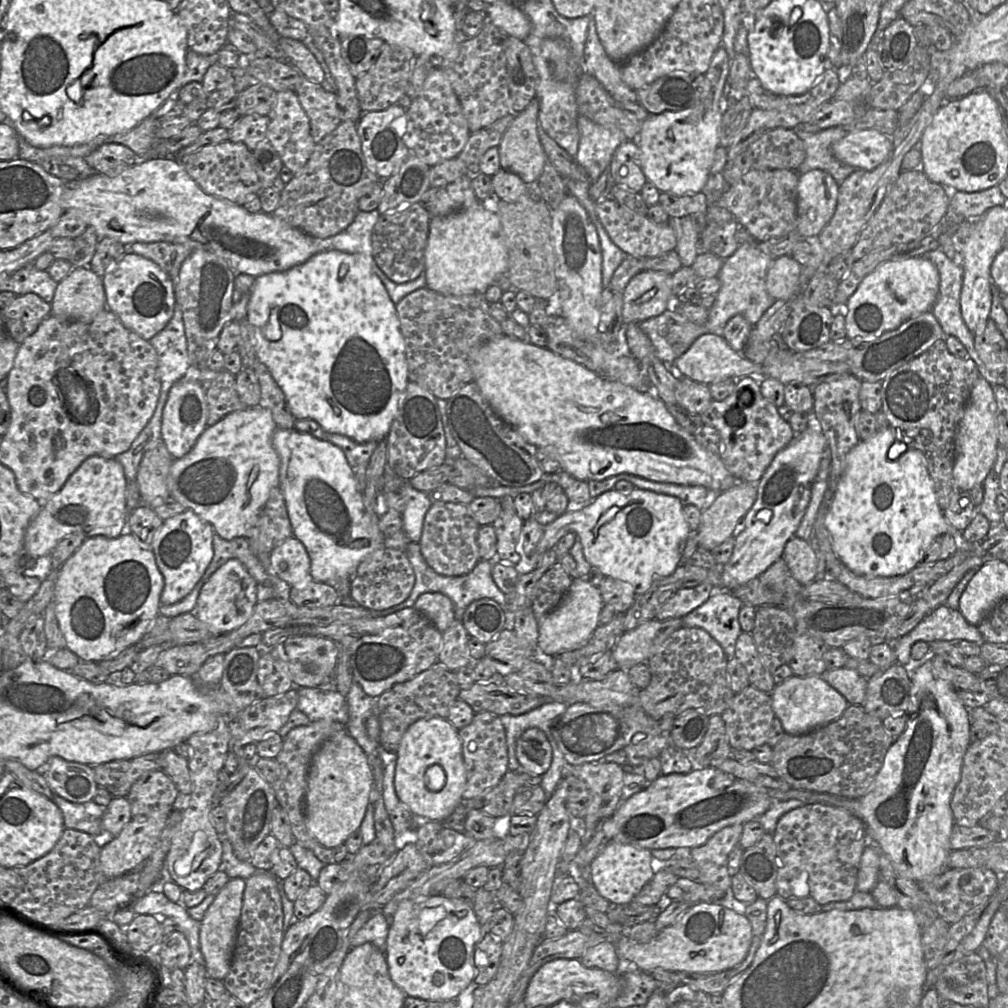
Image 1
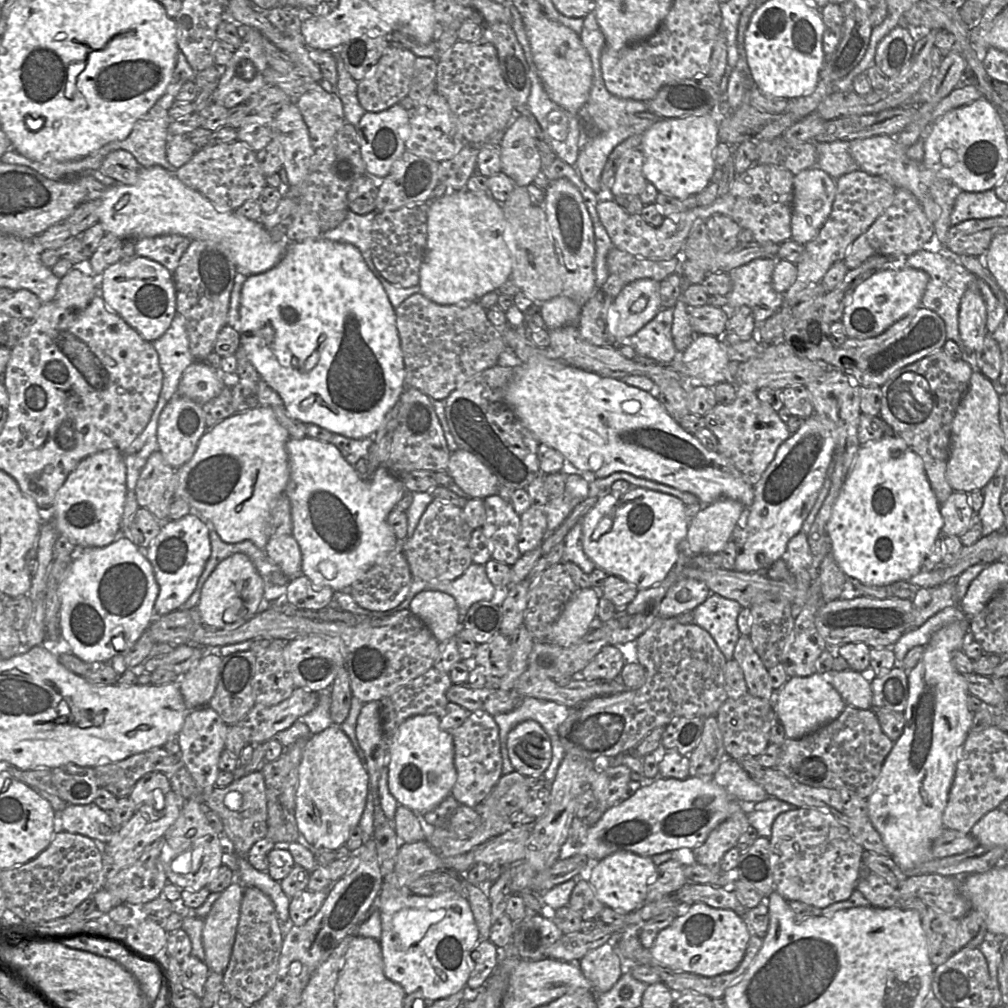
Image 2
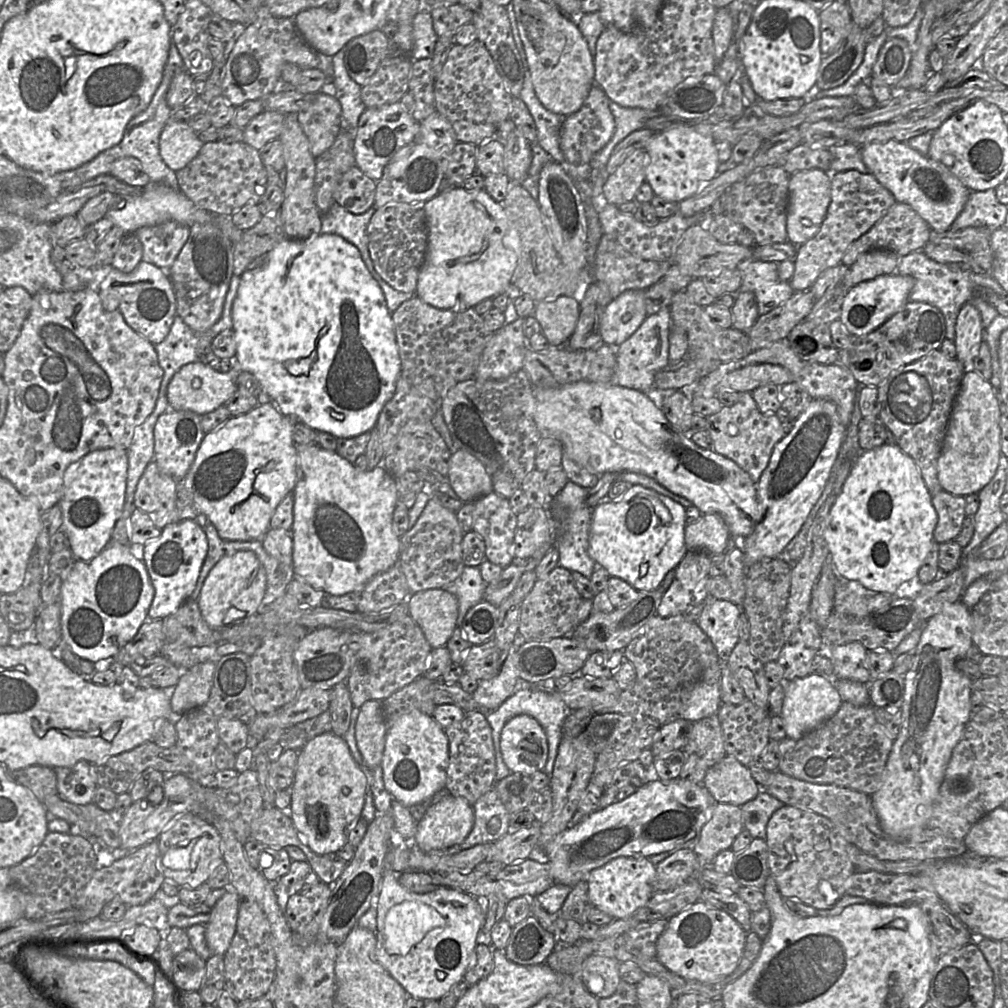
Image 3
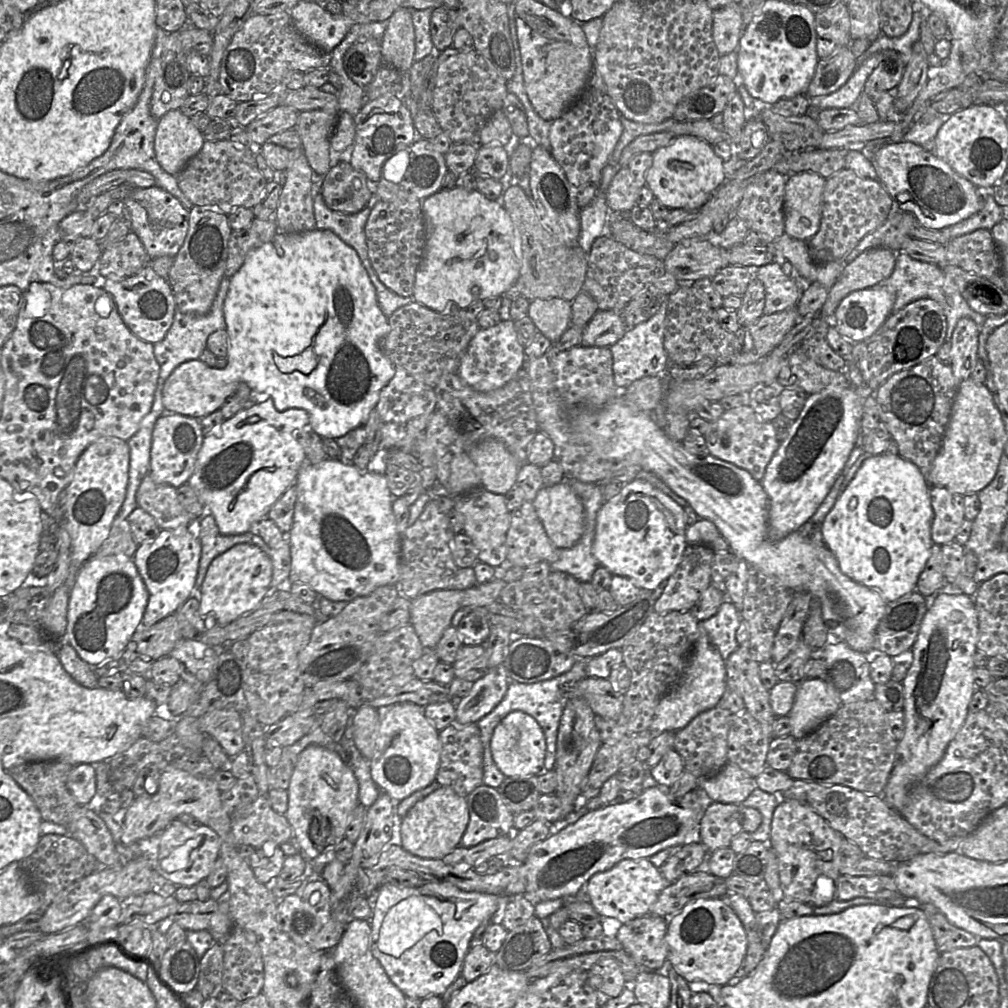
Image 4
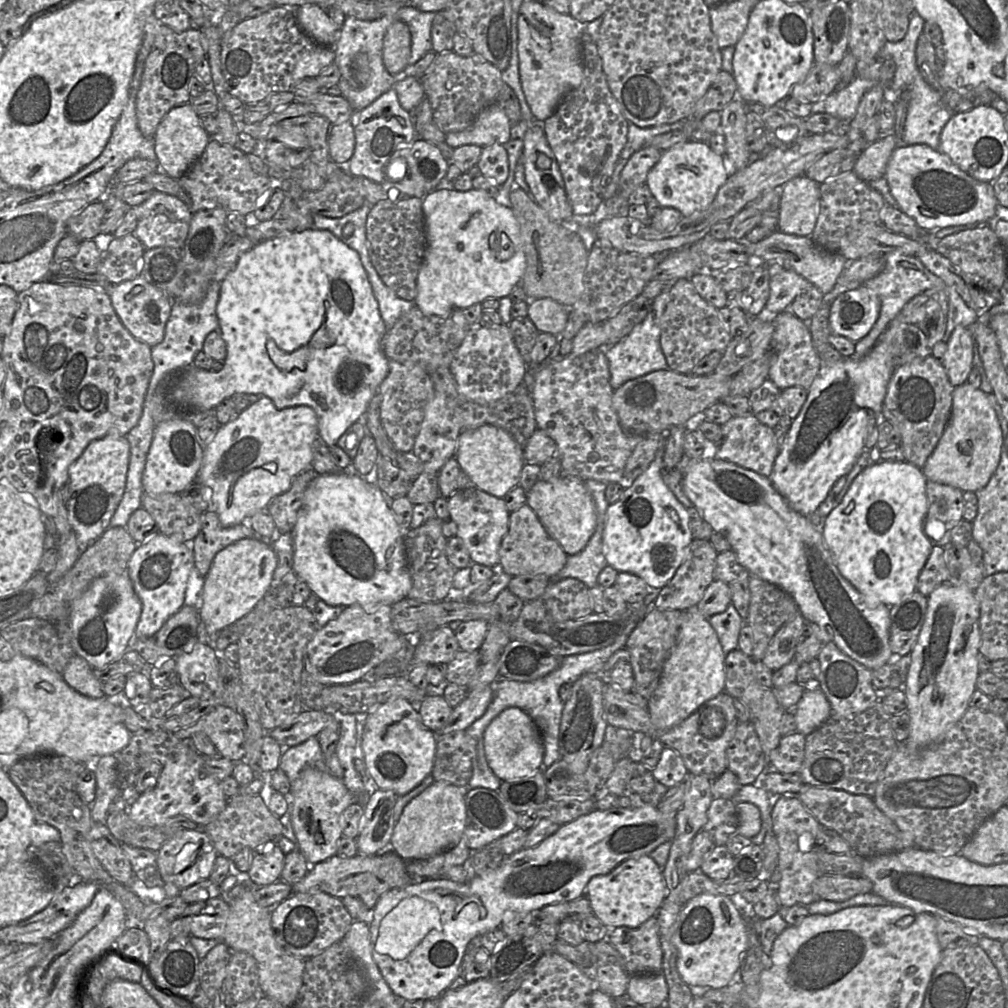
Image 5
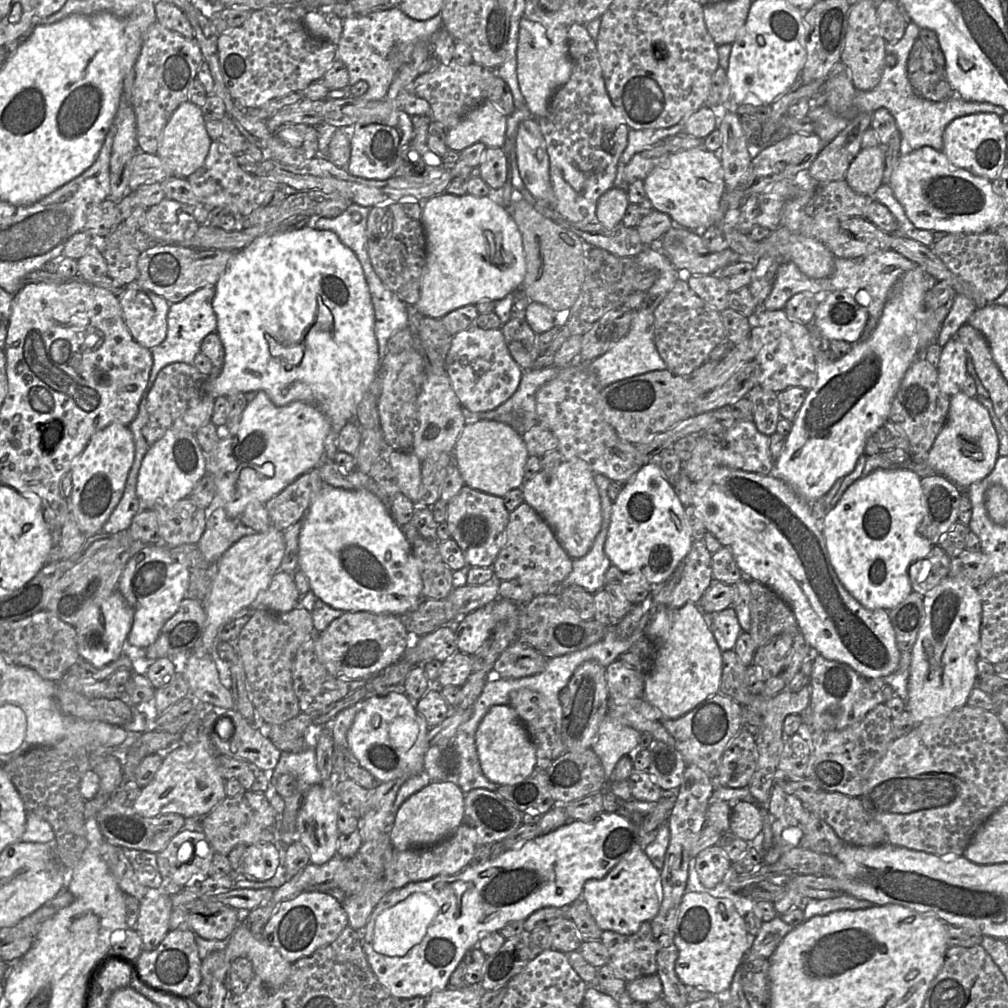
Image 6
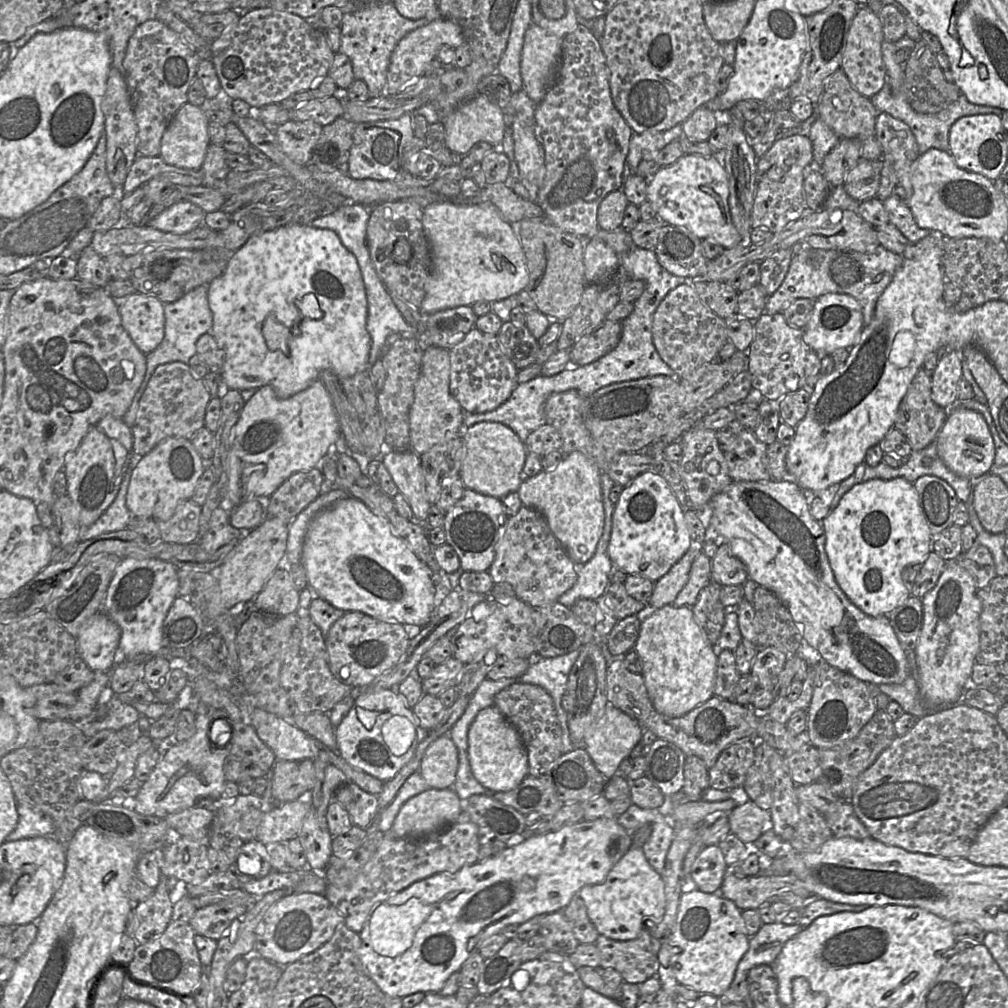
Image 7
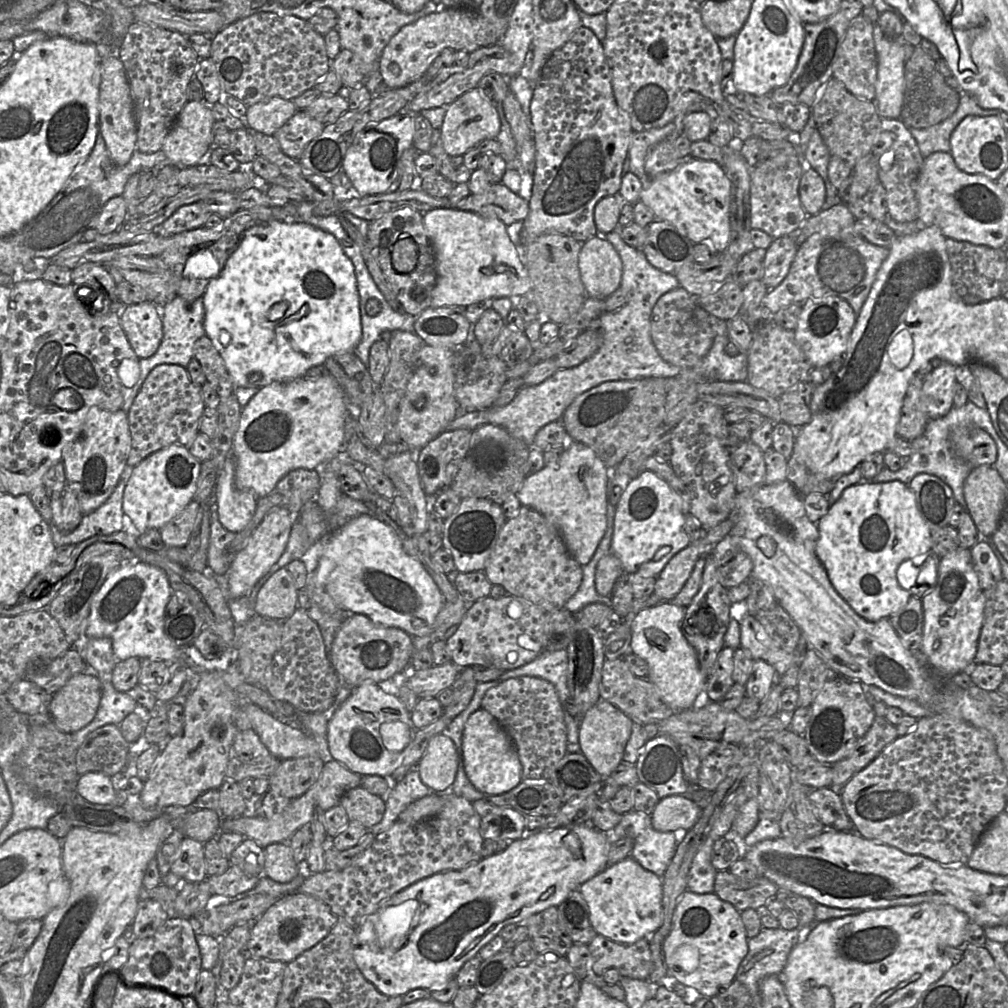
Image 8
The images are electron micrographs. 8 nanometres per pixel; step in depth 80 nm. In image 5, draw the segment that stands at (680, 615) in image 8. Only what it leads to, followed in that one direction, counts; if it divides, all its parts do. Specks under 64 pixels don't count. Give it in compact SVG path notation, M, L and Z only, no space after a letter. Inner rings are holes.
M697 606L686 610L676 642L663 665L657 687L648 699L650 718L658 730L680 724L704 703L724 691L725 656L708 618Z

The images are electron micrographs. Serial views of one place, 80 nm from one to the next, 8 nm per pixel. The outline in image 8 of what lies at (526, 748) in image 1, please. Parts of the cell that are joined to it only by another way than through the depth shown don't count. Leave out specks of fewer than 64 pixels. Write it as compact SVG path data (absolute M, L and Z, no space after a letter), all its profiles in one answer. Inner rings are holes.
M485 709L473 712L463 730L462 753L465 773L480 792L499 795L515 788L522 781L522 766L517 751L504 728Z

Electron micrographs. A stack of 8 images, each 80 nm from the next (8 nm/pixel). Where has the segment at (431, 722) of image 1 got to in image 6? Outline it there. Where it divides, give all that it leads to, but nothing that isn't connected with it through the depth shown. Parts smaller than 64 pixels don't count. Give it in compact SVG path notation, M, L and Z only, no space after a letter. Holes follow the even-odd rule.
M390 692L384 696L372 696L363 701L363 707L357 712L355 719L350 727L350 729L347 732L347 744L352 752L352 754L357 758L360 766L362 766L364 769L369 771L378 782L387 782L392 779L402 777L402 778L410 778L414 775L417 775L421 773L424 770L424 756L427 751L427 749L431 746L427 743L427 734L429 731L429 727L425 721L425 719L415 710L413 704L411 704L410 700L408 699L407 695L404 693L396 693L396 692Z

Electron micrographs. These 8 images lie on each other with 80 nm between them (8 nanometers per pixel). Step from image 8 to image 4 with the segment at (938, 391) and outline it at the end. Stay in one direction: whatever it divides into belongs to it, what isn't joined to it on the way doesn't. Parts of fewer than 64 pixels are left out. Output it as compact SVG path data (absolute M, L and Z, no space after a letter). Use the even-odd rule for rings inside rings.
M971 318L958 320L951 338L950 366L959 381L969 378L979 360L979 335L980 327Z

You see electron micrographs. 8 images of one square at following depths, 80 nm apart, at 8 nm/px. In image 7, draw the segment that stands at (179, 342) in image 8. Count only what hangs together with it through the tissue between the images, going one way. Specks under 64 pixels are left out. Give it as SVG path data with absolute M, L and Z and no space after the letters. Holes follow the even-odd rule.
M199 286L180 299L164 304L165 334L161 344L151 353L146 355L146 373L141 386L136 392L127 413L123 417L126 425L133 426L139 407L139 401L144 394L149 380L159 365L171 362L183 362L188 364L196 354L196 343L198 339L209 333L213 324L213 315L208 302L208 286Z

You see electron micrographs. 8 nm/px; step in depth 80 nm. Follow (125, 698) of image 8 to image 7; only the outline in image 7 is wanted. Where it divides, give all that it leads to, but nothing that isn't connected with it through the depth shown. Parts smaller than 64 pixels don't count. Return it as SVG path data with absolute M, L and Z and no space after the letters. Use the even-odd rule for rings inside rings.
M110 686L103 689L98 699L98 706L106 707L106 715L92 721L78 721L81 730L87 738L91 738L101 730L118 731L125 726L135 724L140 713L132 705L120 701Z

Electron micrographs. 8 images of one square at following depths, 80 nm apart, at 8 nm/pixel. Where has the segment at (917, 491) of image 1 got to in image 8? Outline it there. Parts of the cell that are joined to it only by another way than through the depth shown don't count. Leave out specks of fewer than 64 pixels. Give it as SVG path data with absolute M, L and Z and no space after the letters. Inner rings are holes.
M862 480L842 492L817 522L817 527L816 556L834 589L859 616L876 622L889 618L907 604L911 595L897 580L898 568L906 560L919 560L932 553L930 529L917 508L915 494L909 485L898 480L882 483Z

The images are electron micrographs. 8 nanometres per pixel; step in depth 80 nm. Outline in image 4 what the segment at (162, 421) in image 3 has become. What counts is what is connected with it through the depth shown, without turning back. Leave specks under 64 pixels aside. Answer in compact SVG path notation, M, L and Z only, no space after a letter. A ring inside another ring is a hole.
M164 413L158 418L153 430L149 471L155 483L178 488L188 482L194 472L205 437L199 420L177 413Z

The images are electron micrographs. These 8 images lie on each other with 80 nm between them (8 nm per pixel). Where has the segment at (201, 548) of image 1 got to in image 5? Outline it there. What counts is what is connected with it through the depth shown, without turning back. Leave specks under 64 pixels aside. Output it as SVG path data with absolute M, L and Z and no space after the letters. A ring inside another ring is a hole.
M158 533L152 539L138 544L127 567L135 592L142 603L141 616L135 630L136 638L153 636L170 616L183 607L189 577L194 567L192 543L185 542L181 535L166 536Z

